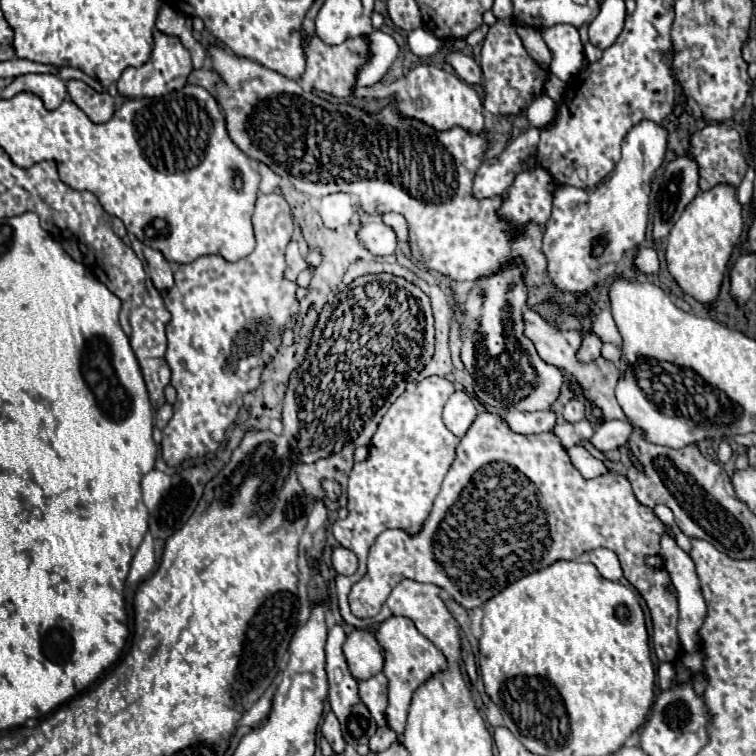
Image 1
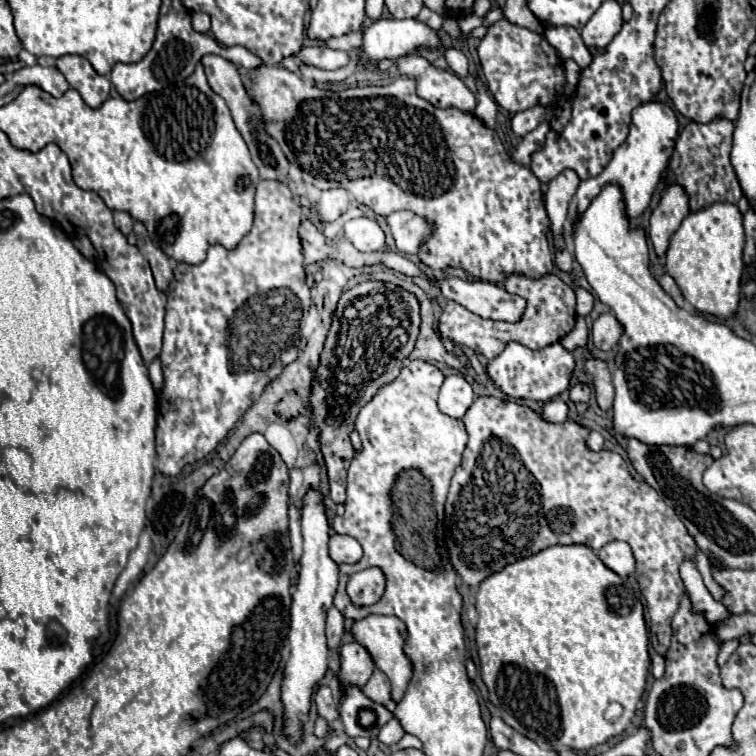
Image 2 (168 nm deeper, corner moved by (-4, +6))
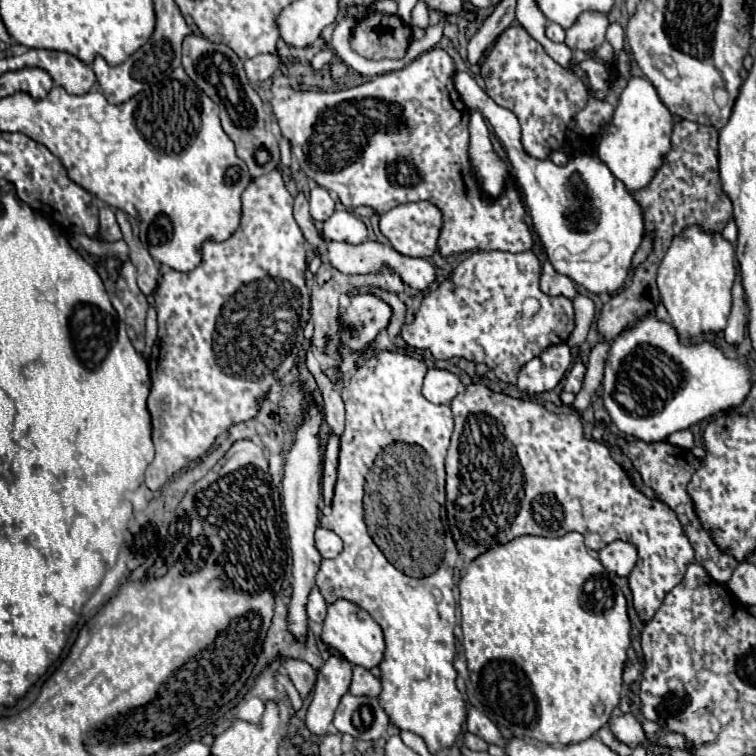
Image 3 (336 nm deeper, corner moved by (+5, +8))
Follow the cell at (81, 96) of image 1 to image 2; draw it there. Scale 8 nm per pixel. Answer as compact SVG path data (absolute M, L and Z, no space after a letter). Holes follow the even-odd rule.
M66 54L56 60L56 66L68 80L70 88L78 90L88 106L96 108L100 106L100 102L104 102L104 98L108 98L112 88L110 80L106 76L100 76L84 56Z

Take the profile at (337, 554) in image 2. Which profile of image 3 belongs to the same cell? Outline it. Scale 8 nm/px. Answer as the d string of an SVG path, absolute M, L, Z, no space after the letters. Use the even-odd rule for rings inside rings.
M321 526L315 532L315 544L323 558L337 558L343 552L343 540L335 532Z

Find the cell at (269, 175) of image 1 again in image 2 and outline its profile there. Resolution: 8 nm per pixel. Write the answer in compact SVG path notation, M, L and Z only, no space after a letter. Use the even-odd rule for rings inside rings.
M206 54L206 56L202 56L200 64L204 66L204 72L206 72L206 78L208 78L210 88L212 88L218 96L222 96L222 98L226 100L226 104L228 104L228 108L230 108L230 112L232 112L234 124L236 124L238 132L242 134L244 142L248 144L248 150L250 150L250 154L252 154L252 160L254 160L256 168L260 170L260 178L284 182L286 176L288 176L290 162L286 160L284 152L280 150L280 144L266 132L260 106L250 98L248 88L246 88L246 80L244 80L244 76L240 74L238 64L226 60L226 58L222 58L222 56L216 56L216 54Z

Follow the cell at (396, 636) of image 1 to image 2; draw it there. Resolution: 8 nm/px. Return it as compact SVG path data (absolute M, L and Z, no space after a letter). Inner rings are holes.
M370 614L362 620L356 620L352 624L350 632L352 632L354 640L368 650L374 666L380 668L388 676L388 680L392 684L392 698L396 702L400 702L400 698L404 696L404 690L408 686L408 678L412 676L412 664L408 662L408 658L402 650L402 646L404 646L404 622L400 622L400 618L392 618L392 616Z

